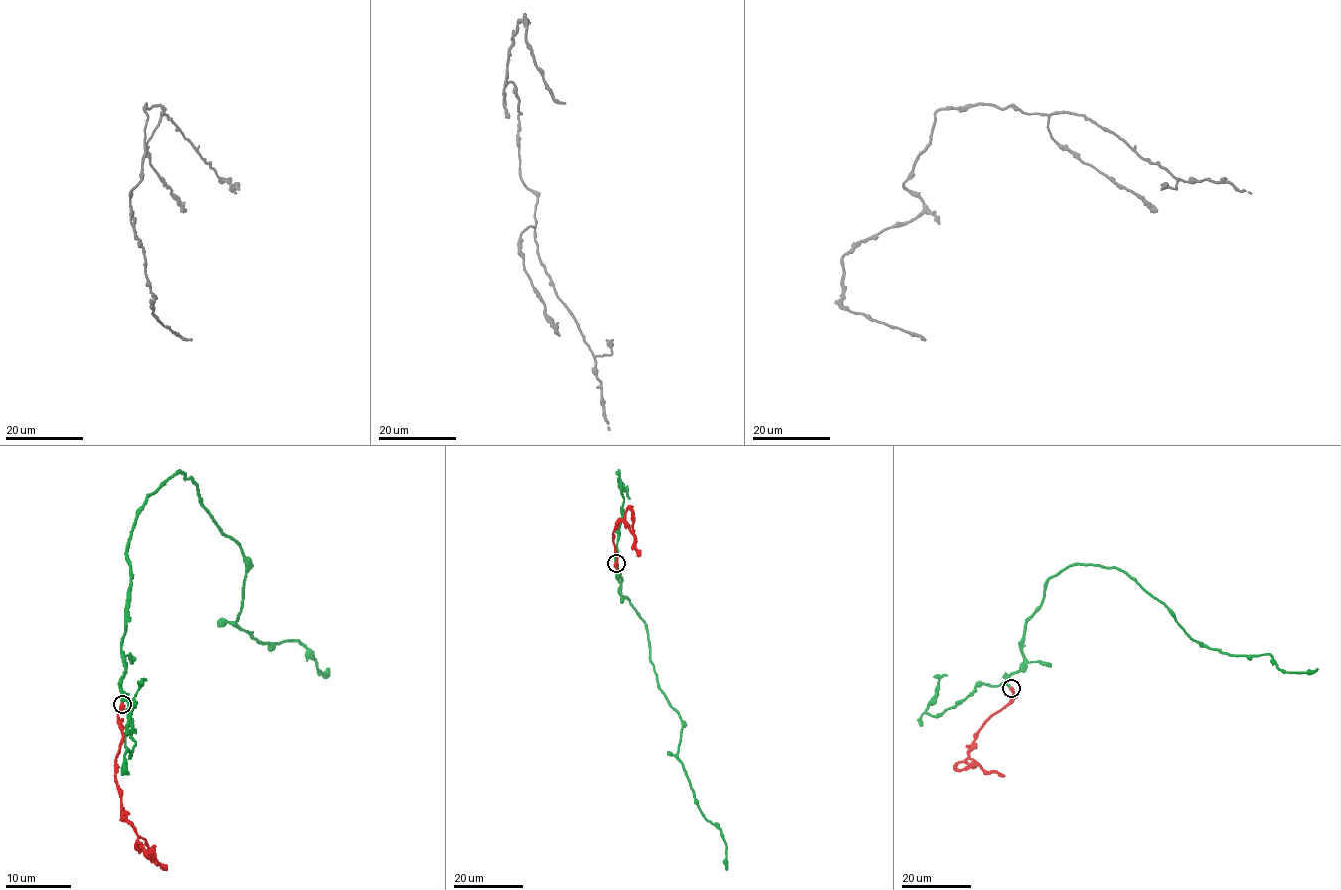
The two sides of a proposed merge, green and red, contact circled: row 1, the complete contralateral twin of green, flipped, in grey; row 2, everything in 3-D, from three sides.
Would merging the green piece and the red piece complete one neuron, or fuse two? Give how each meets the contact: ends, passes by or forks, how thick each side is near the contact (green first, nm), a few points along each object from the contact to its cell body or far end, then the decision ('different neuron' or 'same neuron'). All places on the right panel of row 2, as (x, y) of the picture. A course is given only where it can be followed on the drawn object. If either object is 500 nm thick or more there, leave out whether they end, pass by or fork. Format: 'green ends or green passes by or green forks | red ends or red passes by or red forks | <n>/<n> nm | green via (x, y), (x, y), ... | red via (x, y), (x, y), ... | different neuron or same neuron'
240/600 nm | green via (1011, 688), (1025, 621), (1045, 584), (1072, 564), (1126, 572), (1208, 647), (1268, 654), (1286, 671), (1317, 669) | red via (1011, 688), (1012, 698), (983, 725), (969, 753), (969, 757), (983, 769), (1004, 776) | same neuron

